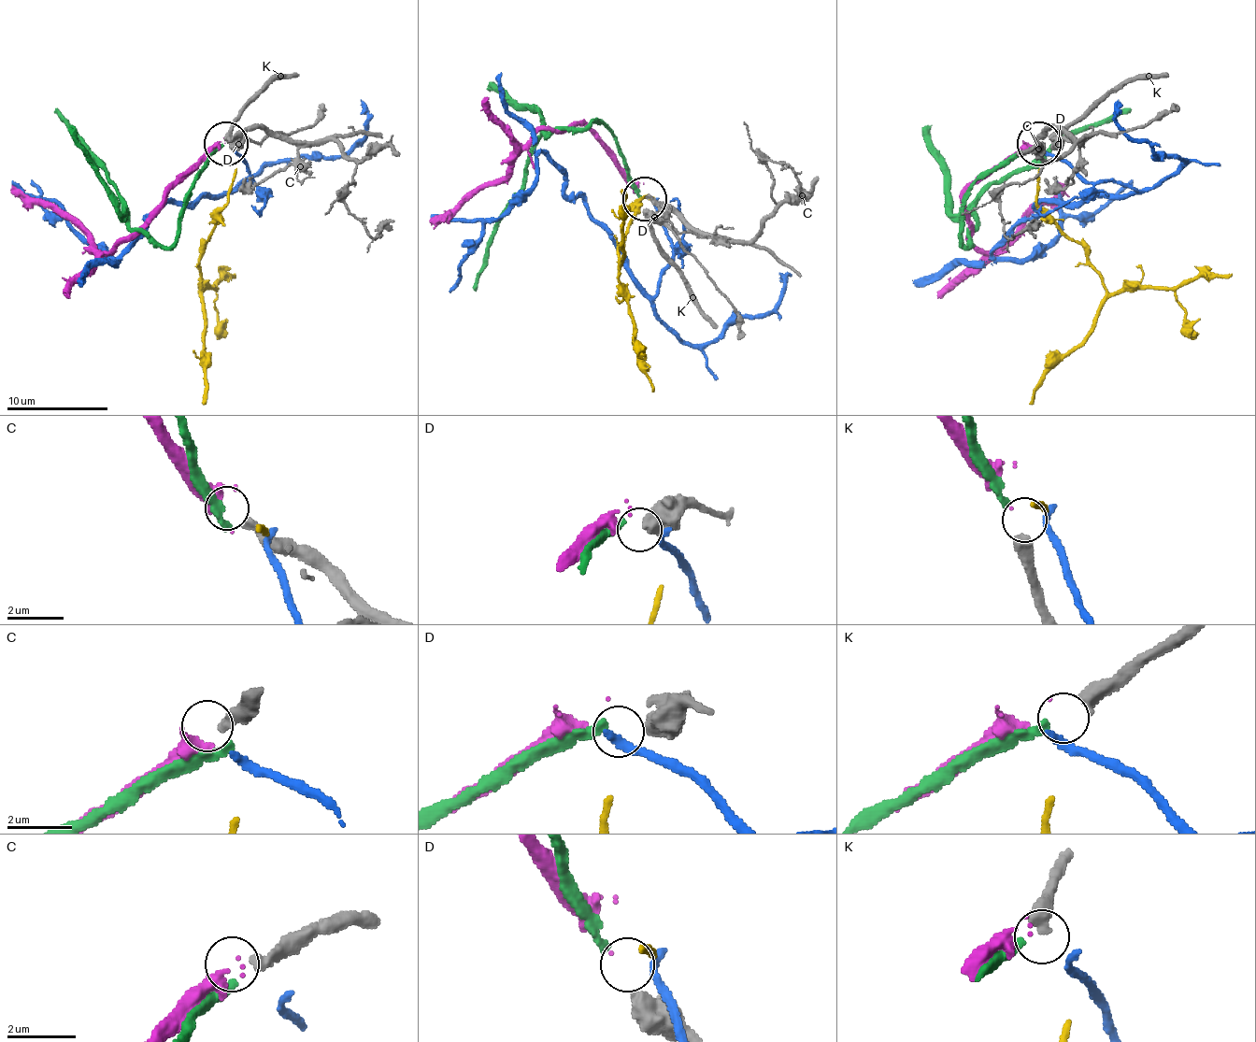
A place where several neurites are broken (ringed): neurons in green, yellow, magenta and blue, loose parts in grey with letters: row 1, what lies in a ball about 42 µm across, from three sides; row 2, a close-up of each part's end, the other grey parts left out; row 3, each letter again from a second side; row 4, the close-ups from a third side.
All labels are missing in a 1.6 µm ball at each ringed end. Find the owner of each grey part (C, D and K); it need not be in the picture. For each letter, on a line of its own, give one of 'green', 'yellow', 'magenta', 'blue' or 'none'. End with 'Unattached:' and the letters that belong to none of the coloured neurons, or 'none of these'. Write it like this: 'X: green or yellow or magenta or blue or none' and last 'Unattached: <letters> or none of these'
C: magenta
D: none
K: green
Unattached: D

